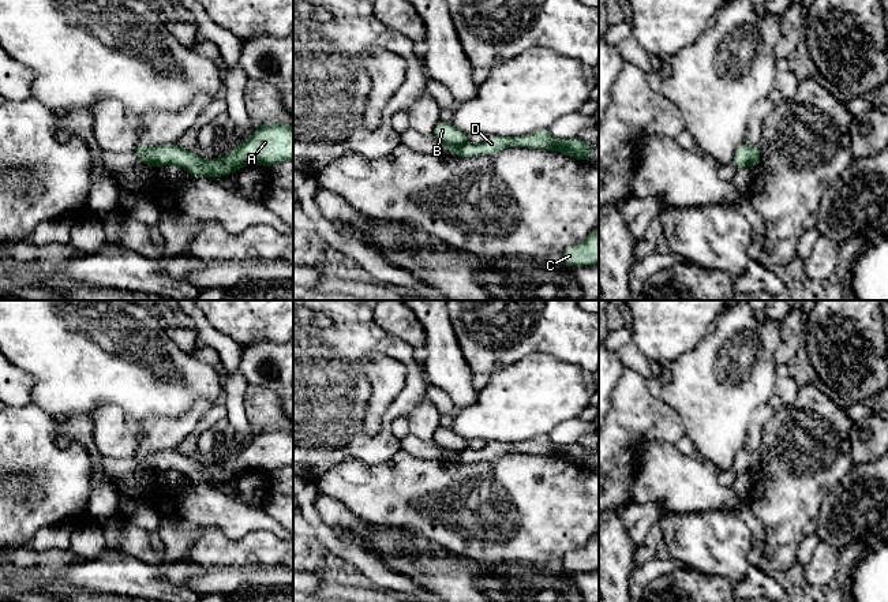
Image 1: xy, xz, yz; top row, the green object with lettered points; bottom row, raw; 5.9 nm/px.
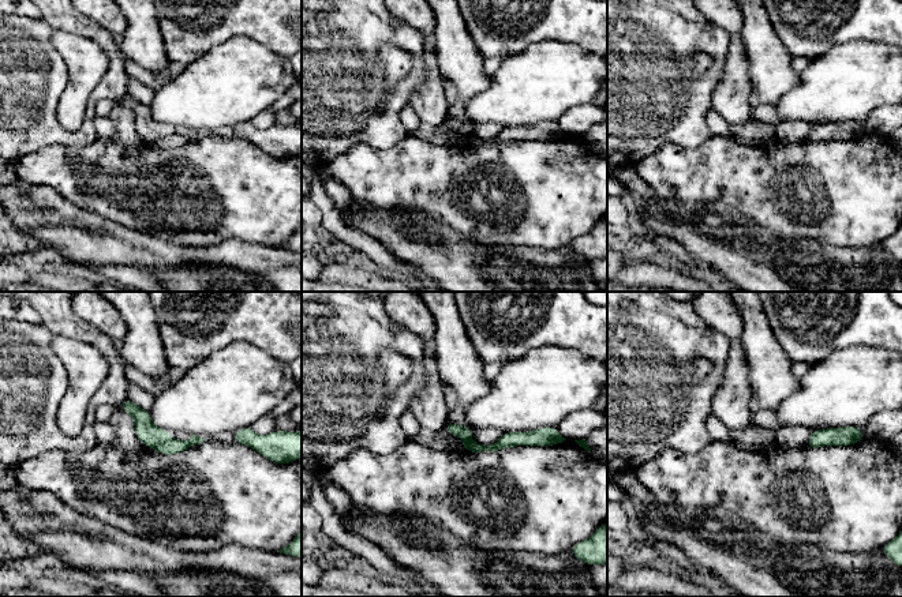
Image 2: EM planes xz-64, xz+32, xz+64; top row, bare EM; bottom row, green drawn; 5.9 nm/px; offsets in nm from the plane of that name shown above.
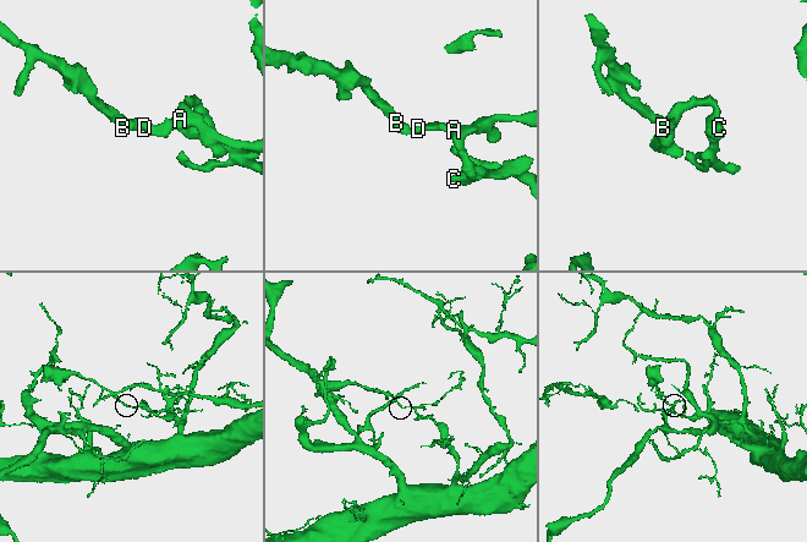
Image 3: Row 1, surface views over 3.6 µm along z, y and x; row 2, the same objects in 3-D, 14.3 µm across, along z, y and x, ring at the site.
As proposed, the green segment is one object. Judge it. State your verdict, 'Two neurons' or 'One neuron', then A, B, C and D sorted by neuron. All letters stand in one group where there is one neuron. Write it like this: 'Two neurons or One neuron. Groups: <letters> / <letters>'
One neuron. Groups: A B C D

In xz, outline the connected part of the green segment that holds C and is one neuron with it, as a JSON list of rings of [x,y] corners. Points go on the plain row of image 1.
[[[599,532],[582,549],[566,553],[559,564],[574,572],[599,569]]]

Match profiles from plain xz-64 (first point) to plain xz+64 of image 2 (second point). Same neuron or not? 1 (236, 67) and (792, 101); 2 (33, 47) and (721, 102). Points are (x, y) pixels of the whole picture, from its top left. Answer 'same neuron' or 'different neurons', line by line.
1: same neuron
2: different neurons

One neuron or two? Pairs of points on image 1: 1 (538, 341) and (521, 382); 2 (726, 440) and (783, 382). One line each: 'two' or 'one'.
1: two
2: two

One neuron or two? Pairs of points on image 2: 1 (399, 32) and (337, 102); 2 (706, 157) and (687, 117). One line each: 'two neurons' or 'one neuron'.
1: one neuron
2: two neurons

